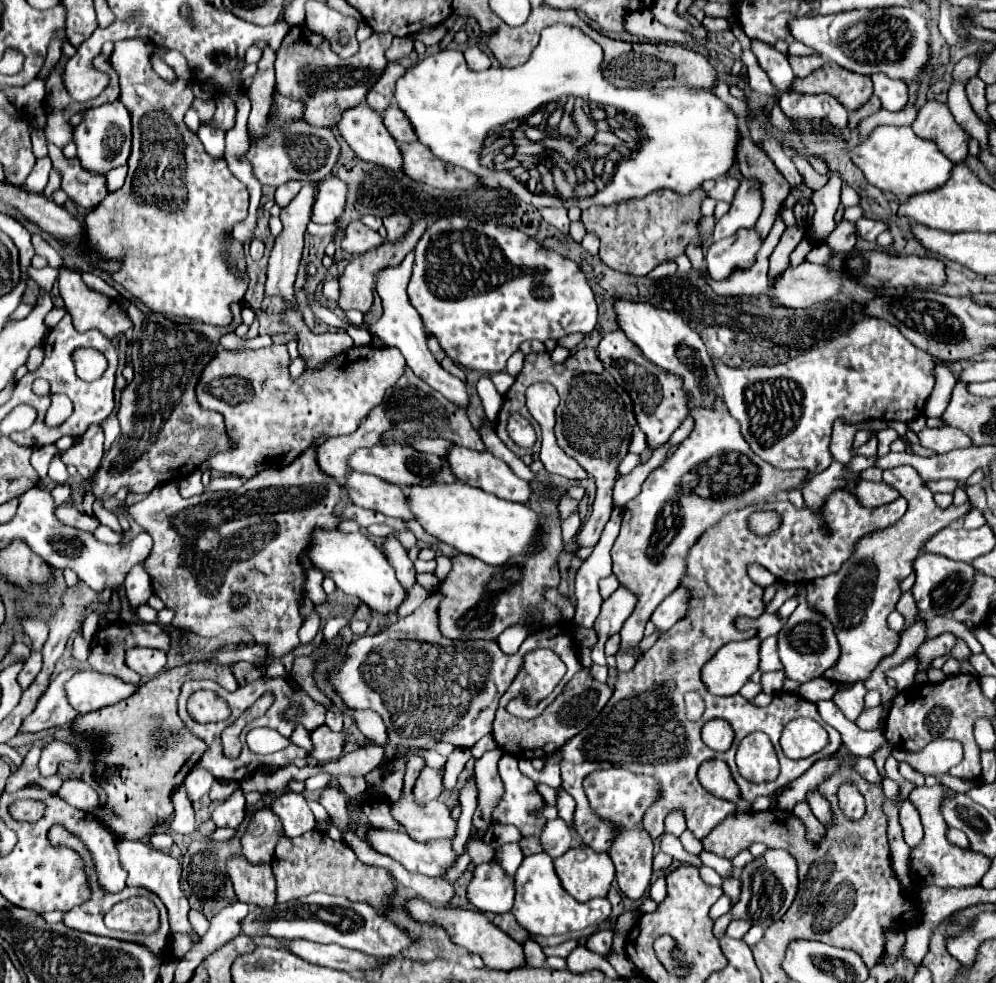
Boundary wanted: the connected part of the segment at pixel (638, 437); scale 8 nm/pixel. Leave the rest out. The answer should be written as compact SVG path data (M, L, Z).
M636 426L632 435L631 444L629 447L629 453L641 454L648 448L645 434Z

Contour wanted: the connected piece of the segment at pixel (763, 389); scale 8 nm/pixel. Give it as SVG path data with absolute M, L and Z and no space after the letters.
M872 318L856 322L848 332L830 342L824 352L812 350L776 366L728 368L720 360L714 360L714 366L724 392L726 408L738 420L744 440L750 444L750 448L778 470L806 468L816 474L832 464L828 444L832 424L838 416L846 418L848 422L862 422L870 418L886 422L910 422L912 418L922 416L926 400L934 388L936 360L928 352L908 342L890 322Z

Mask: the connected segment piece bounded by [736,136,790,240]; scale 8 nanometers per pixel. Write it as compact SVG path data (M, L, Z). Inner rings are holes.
M740 136L740 142L736 146L736 160L746 178L758 178L762 182L764 210L756 222L756 232L764 240L774 224L774 218L778 216L782 202L788 196L790 184L766 156L766 152L758 148L748 136Z

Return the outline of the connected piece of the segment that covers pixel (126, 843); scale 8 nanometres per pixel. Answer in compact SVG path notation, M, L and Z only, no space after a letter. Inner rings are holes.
M116 840L116 850L118 850L118 858L120 858L120 866L128 872L128 880L126 886L136 886L136 888L146 888L150 892L154 892L164 906L168 908L168 916L170 916L170 926L172 932L190 932L194 934L190 922L188 922L188 900L180 888L180 860L164 854L156 848L150 848L148 844L140 842L140 840Z

